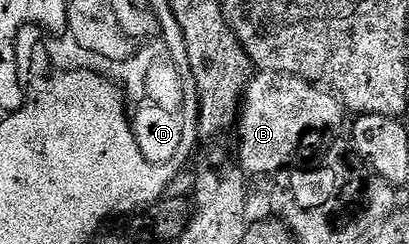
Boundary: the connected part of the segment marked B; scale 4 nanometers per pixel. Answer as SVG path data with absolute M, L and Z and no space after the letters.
M264 71L255 74L246 86L246 95L236 124L236 162L247 176L274 175L294 155L309 131L330 131L342 123L342 100L332 91L295 75Z

